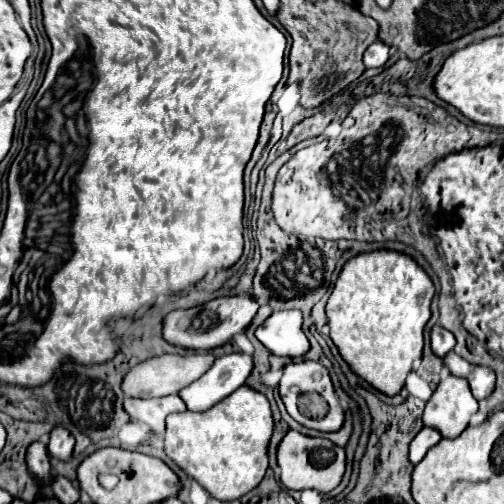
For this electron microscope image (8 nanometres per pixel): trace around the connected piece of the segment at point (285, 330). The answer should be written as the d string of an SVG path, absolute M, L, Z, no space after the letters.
M280 310L272 312L264 324L256 328L256 338L276 356L300 358L308 352L310 344L302 332L302 312L300 310Z

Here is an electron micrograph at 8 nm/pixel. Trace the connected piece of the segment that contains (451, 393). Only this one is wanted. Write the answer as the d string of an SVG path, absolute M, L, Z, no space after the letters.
M446 376L426 404L422 424L438 430L444 438L456 438L466 430L470 416L476 410L478 402L470 392L468 382Z

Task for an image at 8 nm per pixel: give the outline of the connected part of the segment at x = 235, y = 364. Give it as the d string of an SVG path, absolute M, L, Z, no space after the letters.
M226 354L214 360L214 364L178 396L192 412L206 412L214 404L222 402L234 390L238 390L252 370L252 358L248 354Z

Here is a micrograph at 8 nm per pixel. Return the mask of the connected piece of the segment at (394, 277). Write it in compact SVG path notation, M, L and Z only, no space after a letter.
M378 250L370 254L360 254L346 262L328 298L326 318L330 326L330 338L338 346L340 356L348 362L350 370L366 380L370 386L374 386L378 392L386 396L396 396L402 390L406 376L412 372L414 362L422 358L424 326L430 320L432 296L432 280L410 256Z

